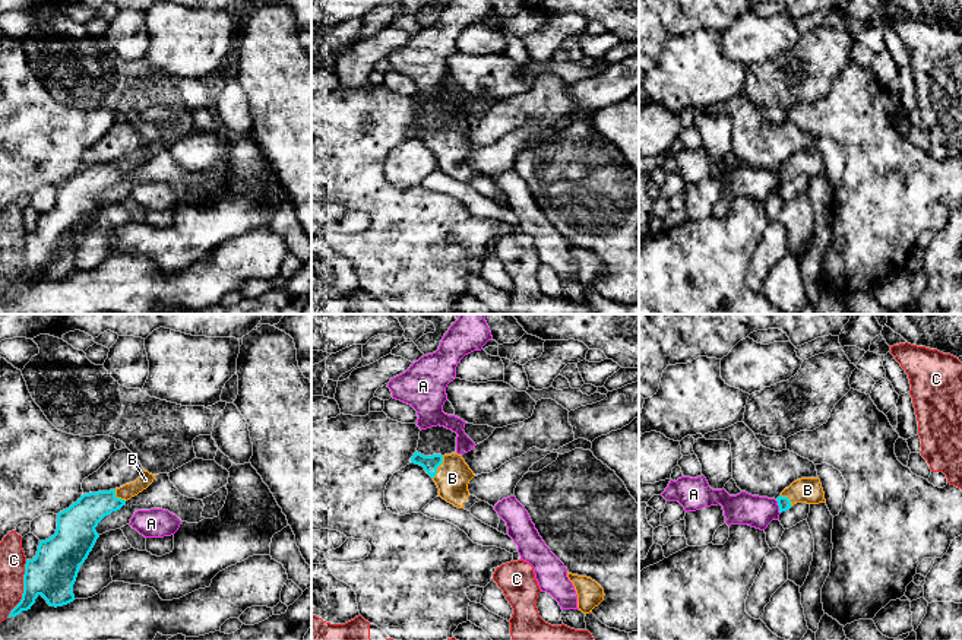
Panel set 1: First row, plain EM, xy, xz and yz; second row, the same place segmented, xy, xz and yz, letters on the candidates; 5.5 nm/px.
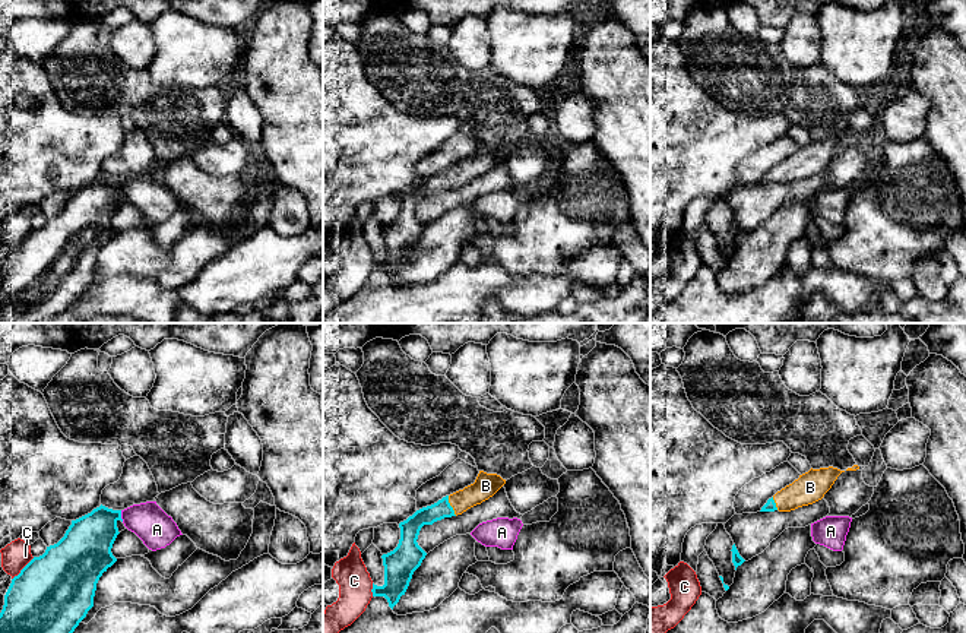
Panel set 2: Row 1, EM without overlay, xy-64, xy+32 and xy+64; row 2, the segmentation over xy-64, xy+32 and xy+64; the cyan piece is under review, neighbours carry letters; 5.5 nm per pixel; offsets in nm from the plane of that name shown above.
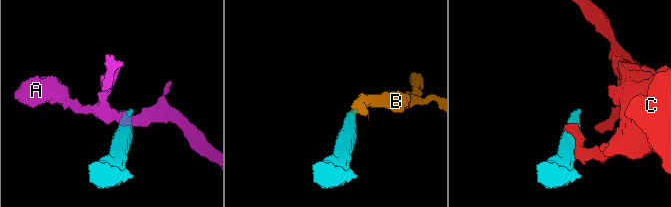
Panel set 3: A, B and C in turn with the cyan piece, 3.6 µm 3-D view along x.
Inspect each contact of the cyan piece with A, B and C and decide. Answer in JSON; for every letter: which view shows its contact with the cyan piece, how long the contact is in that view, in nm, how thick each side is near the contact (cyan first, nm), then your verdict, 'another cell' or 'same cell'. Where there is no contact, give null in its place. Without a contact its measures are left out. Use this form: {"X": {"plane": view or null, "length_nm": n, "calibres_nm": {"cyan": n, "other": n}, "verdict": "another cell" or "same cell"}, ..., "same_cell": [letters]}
{"A": {"plane": "yz", "length_nm": 80, "calibres_nm": {"cyan": 70, "other": 180}, "verdict": "another cell"}, "B": {"plane": "xz", "length_nm": 140, "calibres_nm": {"cyan": 90, "other": 190}, "verdict": "same cell"}, "C": {"plane": "xy", "length_nm": 340, "calibres_nm": {"cyan": 260, "other": 140}, "verdict": "another cell"}, "same_cell": ["B"]}

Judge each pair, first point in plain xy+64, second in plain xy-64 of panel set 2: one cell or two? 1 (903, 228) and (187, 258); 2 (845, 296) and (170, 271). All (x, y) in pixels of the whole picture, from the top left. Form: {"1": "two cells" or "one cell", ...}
{"1": "one cell", "2": "two cells"}

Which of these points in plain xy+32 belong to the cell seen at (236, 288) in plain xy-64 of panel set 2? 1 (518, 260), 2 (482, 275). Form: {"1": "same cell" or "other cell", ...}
{"1": "other cell", "2": "same cell"}

